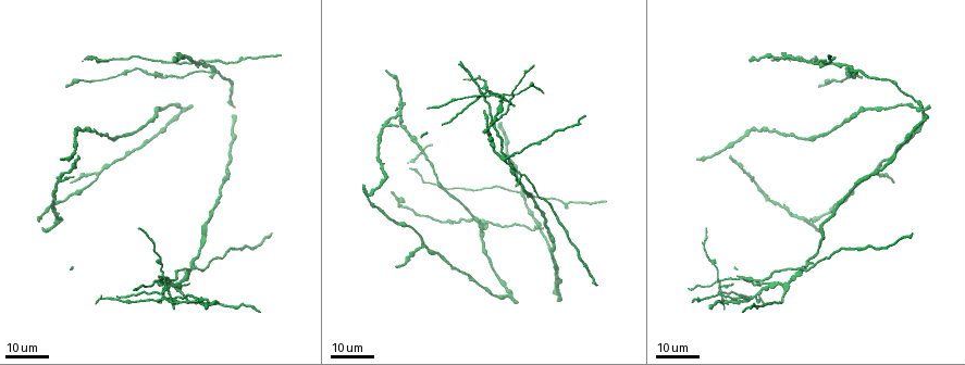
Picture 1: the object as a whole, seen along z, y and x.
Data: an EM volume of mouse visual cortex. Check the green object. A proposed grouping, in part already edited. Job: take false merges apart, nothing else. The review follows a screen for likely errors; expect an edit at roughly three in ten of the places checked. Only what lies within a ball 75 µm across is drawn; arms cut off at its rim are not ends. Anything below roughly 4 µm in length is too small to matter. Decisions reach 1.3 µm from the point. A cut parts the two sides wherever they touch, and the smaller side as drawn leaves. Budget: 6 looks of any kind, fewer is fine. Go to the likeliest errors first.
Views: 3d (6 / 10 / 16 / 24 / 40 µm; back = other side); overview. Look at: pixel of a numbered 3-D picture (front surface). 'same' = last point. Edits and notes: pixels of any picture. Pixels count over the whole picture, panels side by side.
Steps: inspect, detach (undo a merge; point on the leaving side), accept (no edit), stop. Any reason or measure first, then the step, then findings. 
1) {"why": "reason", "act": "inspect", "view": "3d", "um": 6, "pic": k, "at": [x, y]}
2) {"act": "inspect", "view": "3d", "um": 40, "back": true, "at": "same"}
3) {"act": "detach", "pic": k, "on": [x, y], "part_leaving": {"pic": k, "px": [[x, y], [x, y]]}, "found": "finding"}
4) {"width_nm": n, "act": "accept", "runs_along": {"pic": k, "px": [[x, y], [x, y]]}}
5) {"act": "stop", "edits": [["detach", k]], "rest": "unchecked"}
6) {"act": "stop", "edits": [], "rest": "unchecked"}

{"why": "looks like a crossing", "act": "inspect", "view": "3d", "um": 16, "pic": 1, "at": [519, 192]}

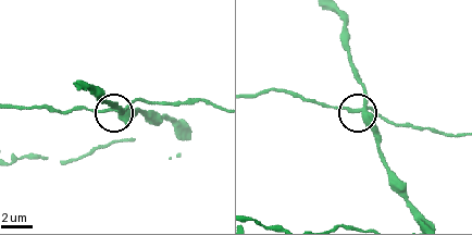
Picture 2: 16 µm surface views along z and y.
{"act": "inspect", "view": "3d", "um": 10, "pic": 2, "at": [360, 108]}

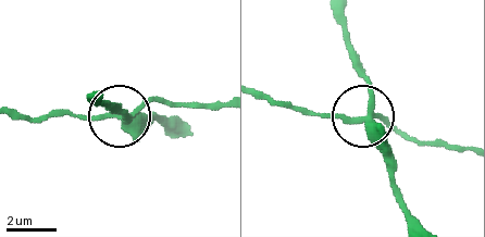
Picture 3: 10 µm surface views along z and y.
{"width_nm": 310, "act": "detach", "pic": 3, "on": [152, 97], "found": "a second neuron is stuck on"}

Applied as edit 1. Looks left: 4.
{"why": "branch point", "act": "inspect", "view": "3d", "um": 16, "pic": 1, "at": [496, 119]}

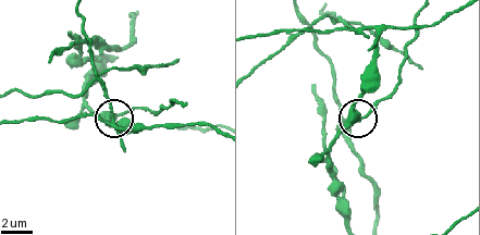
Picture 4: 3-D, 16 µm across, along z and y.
{"act": "inspect", "view": "3d", "um": 6, "pic": 4, "at": [115, 117]}

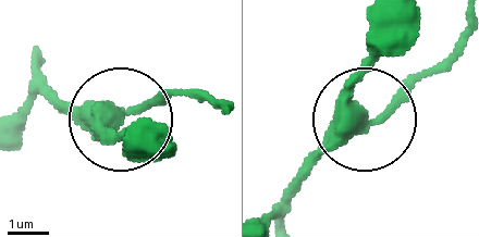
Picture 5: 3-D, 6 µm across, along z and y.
{"side_arm_um": 17, "act": "accept", "runs_along": {"pic": 5, "px": [[43, 63], [52, 95], [73, 104], [136, 112], [195, 95]]}, "found": "one neuron here"}

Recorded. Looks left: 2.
{"why": "four or more arms meet", "act": "inspect", "view": "3d", "um": 24, "pic": 1, "at": [855, 73]}

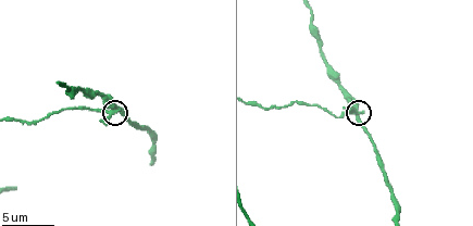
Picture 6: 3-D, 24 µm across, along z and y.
{"act": "inspect", "view": "3d", "um": 10, "pic": 6, "at": [110, 110]}

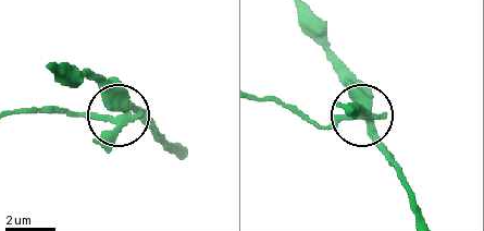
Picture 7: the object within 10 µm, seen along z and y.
{"width_nm": 390, "act": "detach", "pic": 7, "on": [89, 116], "found": "a second neuron is stuck on"}

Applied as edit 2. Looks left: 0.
{"act": "stop", "edits": [["detach", 3], ["detach", 7]], "rest": "unchecked"}

